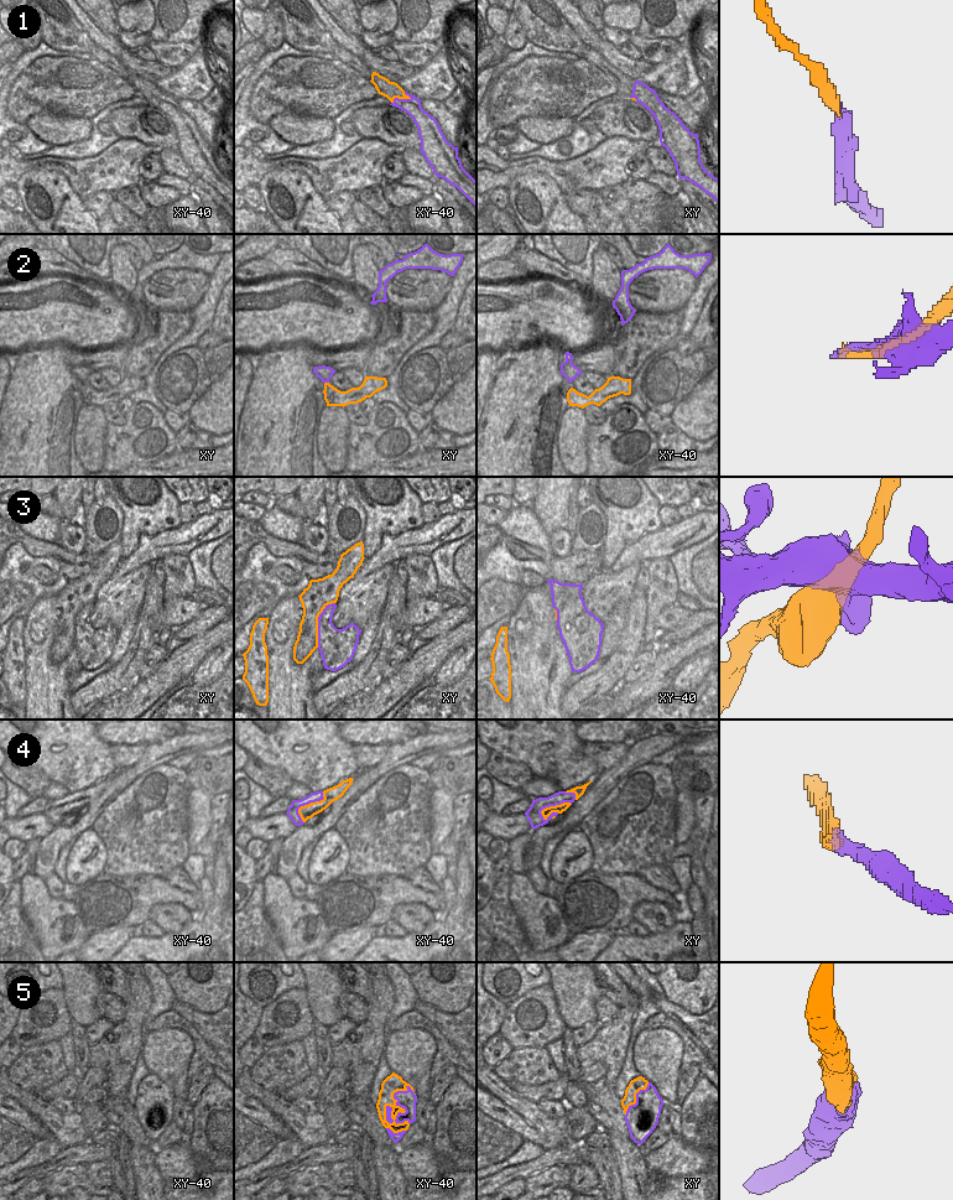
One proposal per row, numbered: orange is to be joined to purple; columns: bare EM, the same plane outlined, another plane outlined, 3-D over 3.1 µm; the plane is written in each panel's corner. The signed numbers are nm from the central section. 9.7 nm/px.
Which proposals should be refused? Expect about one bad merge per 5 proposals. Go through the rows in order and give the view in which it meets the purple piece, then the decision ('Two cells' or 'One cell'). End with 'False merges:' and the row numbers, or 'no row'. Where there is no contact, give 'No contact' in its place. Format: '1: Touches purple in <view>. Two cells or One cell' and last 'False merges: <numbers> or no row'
1: Touches purple in xy-40. One cell
2: Touches purple in xy. Two cells
3: Touches purple in xy. Two cells
4: Touches purple in xy. One cell
5: Touches purple in xy-40. One cell
False merges: 2, 3

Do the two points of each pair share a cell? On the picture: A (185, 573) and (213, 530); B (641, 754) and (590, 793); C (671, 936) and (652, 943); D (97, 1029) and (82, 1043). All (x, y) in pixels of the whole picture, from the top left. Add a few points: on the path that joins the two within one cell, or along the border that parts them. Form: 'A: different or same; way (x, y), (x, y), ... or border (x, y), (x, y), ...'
A: different; border (186, 554), (167, 554), (161, 560)
B: same; way (629, 763), (603, 784)
C: same; way (666, 941), (657, 943)
D: different; border (84, 1028), (87, 1040), (90, 1044)

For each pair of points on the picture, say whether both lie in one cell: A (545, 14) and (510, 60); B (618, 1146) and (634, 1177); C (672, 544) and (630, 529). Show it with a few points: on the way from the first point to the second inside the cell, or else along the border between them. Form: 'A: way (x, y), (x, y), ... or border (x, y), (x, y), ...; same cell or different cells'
A: border (527, 40), (555, 52); different cells
B: way (625, 1153), (630, 1158), (633, 1169); same cell
C: border (661, 526), (645, 533), (620, 551); different cells

